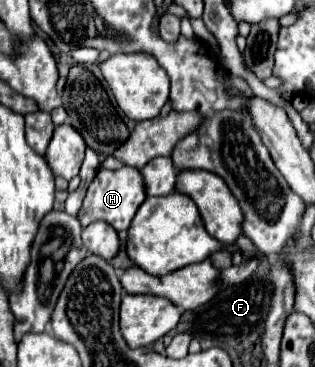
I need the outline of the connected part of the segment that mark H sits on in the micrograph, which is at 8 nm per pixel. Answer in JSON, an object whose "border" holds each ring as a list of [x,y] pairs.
{"border":[[[124,166],[120,170],[106,170],[100,168],[96,178],[92,180],[92,184],[88,186],[88,192],[84,196],[84,204],[80,208],[78,220],[80,224],[86,228],[88,224],[96,222],[96,220],[104,220],[108,222],[114,230],[128,230],[136,210],[140,208],[140,204],[146,200],[146,192],[144,192],[144,180],[140,176],[140,170],[132,168],[132,166]]]}

